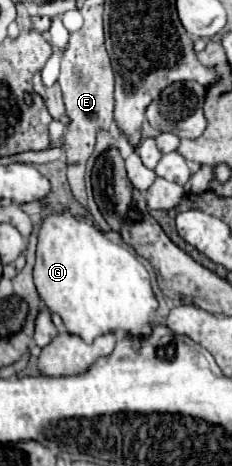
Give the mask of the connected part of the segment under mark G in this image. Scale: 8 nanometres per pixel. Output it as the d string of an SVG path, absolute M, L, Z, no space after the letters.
M51 213L43 219L37 235L37 259L33 269L35 287L39 297L45 301L51 313L57 313L63 319L63 325L69 333L79 335L85 343L91 343L95 337L109 331L127 331L135 337L135 345L151 333L153 313L157 309L157 299L153 297L149 273L143 263L133 255L125 245L109 241L95 225L79 219L73 213Z

